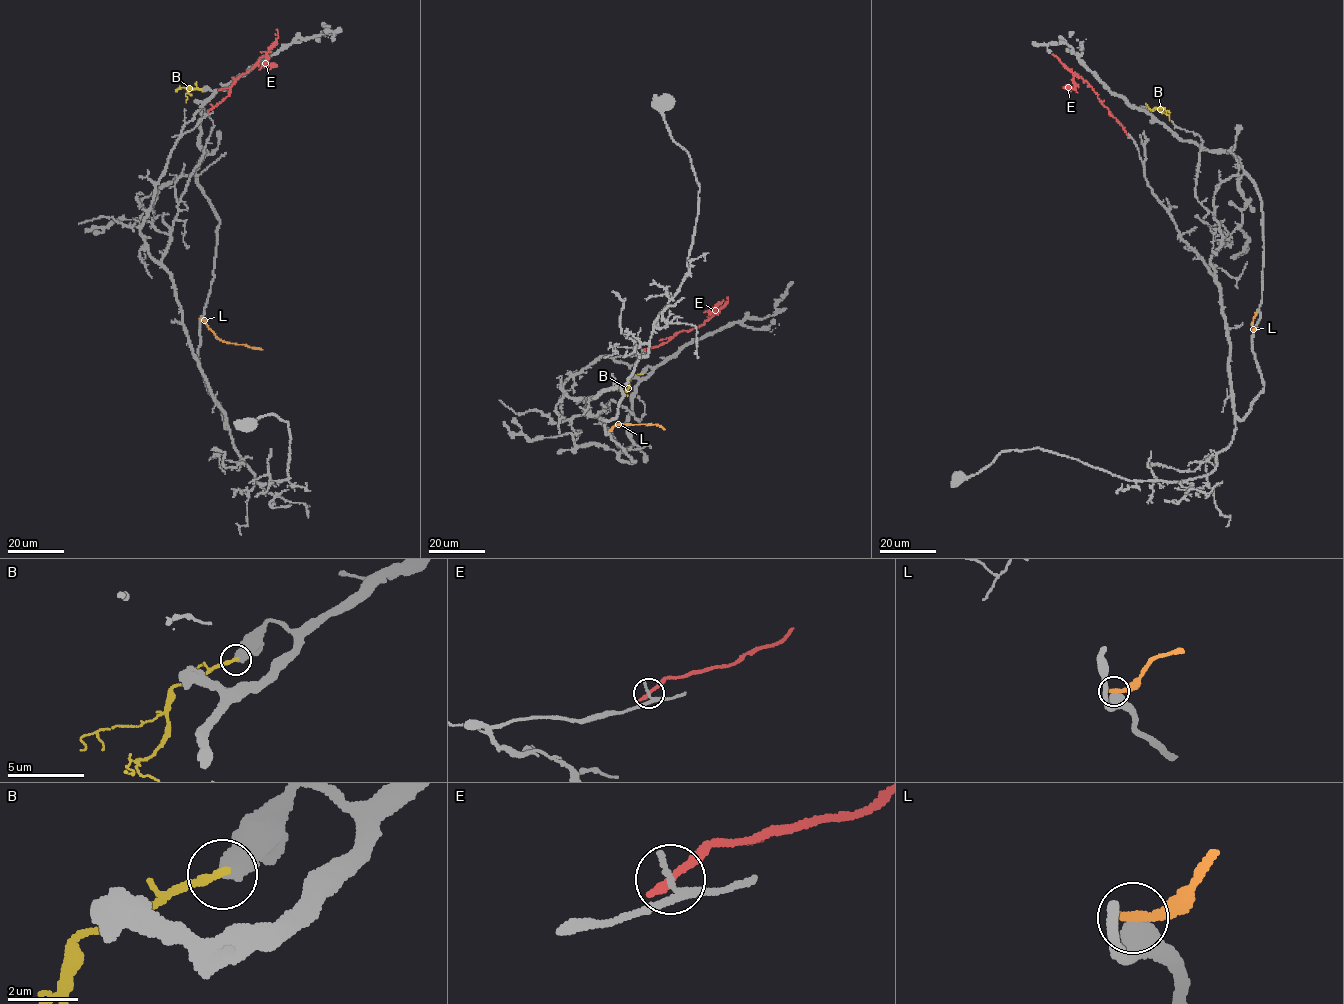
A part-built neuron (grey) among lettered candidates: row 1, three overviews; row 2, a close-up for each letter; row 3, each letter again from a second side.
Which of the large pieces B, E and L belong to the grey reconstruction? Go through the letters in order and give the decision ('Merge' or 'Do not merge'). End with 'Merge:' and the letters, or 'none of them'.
B: Do not merge
E: Do not merge
L: Do not merge
Merge: none of them

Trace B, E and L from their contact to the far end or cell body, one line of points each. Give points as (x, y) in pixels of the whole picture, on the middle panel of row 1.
B: (642, 373), (630, 379), (629, 387), (621, 394)
E: (642, 351), (665, 342), (679, 331), (697, 327), (724, 305), (727, 297)
L: (607, 432), (620, 424), (658, 424), (665, 429)

